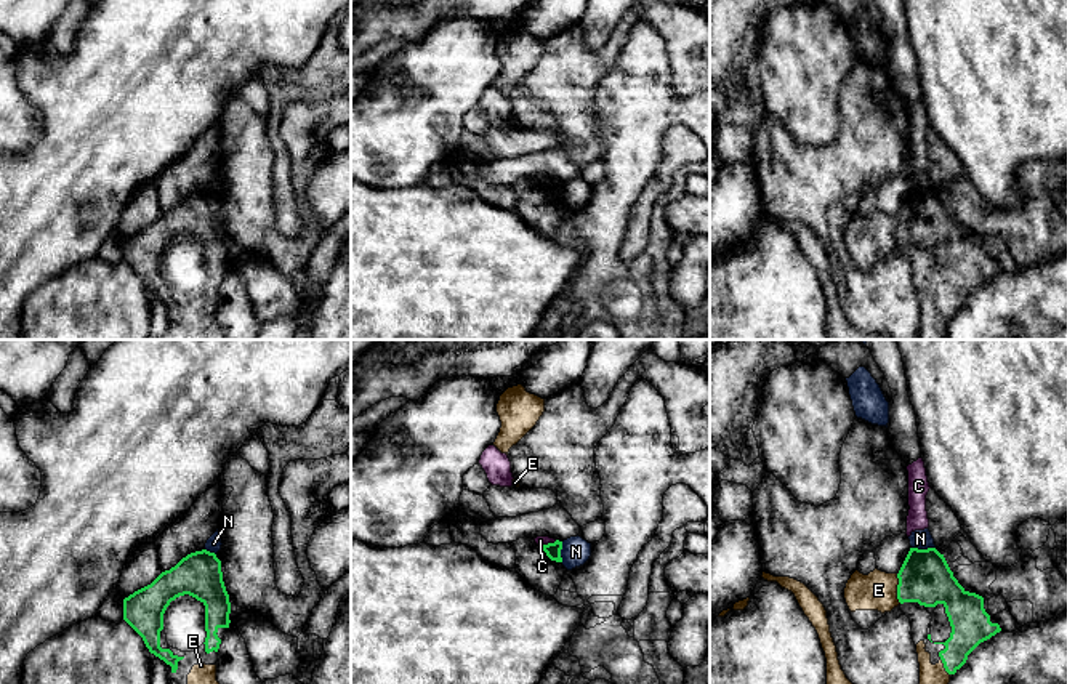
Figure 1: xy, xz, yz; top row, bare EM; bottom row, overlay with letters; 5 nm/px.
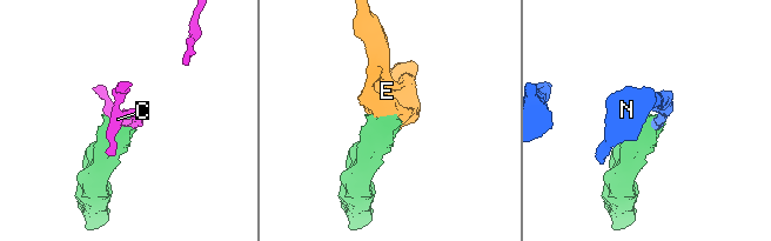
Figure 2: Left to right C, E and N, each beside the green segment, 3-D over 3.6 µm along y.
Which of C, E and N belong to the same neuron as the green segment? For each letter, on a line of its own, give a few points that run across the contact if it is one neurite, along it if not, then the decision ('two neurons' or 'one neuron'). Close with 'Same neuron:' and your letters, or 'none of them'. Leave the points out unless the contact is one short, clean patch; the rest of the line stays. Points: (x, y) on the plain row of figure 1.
C: line xz (556, 181), (540, 188); two neurons
E: one neuron
N: line yz (912, 188), (934, 189); two neurons
Same neuron: E

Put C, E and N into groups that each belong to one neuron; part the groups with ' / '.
C / E / N

